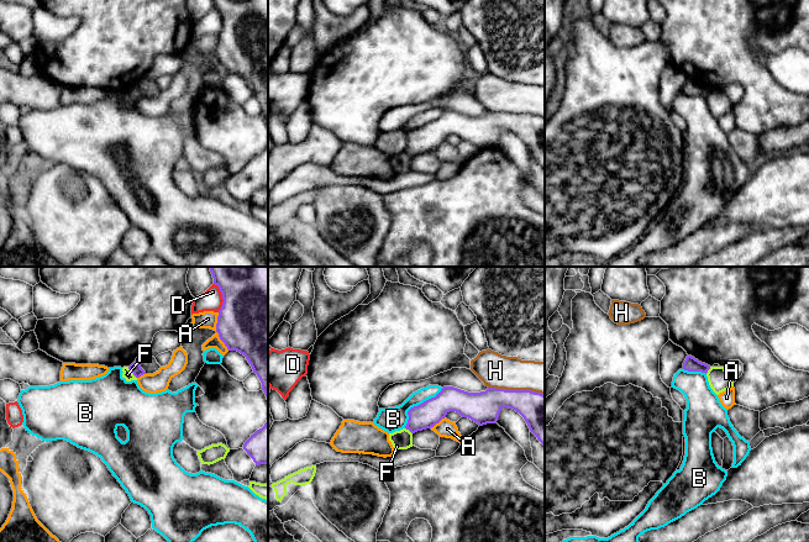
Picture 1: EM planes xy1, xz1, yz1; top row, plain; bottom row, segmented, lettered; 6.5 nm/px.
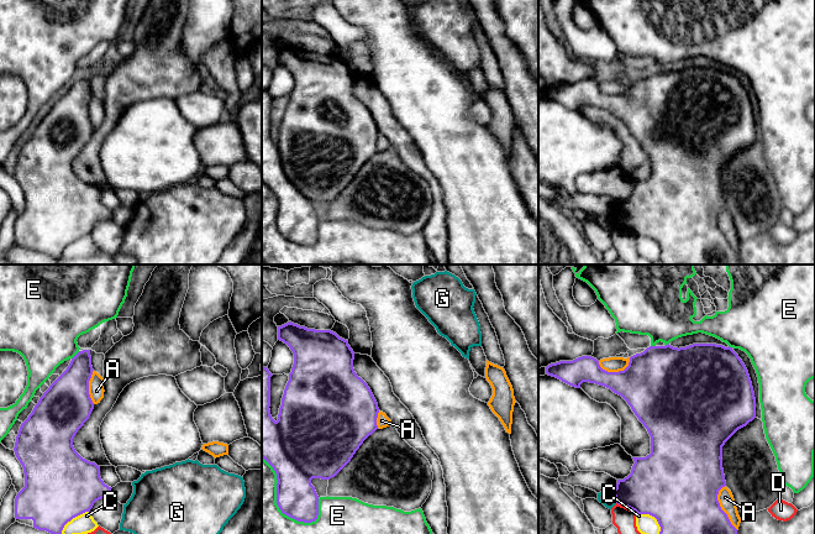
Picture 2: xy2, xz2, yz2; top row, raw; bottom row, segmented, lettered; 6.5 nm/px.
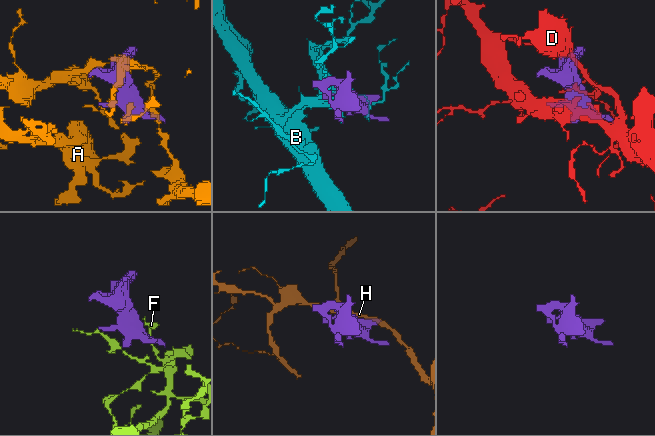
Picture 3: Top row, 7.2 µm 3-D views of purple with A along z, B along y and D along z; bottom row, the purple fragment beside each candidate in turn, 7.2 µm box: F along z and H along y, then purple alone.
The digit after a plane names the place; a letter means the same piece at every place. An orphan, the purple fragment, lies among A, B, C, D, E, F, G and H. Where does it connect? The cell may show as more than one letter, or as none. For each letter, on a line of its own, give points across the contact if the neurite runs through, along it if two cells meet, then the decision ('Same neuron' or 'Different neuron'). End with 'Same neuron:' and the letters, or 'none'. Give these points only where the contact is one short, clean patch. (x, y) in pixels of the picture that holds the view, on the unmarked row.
A: Different neuron
B: Different neuron
C: Different neuron
D: Different neuron
E: Different neuron
F: Boundary: xy1 (127, 90), (136, 101). Different neuron
G: Boundary: yz2 (609, 215), (614, 219), (615, 225). Different neuron
H: Different neuron
Same neuron: none

